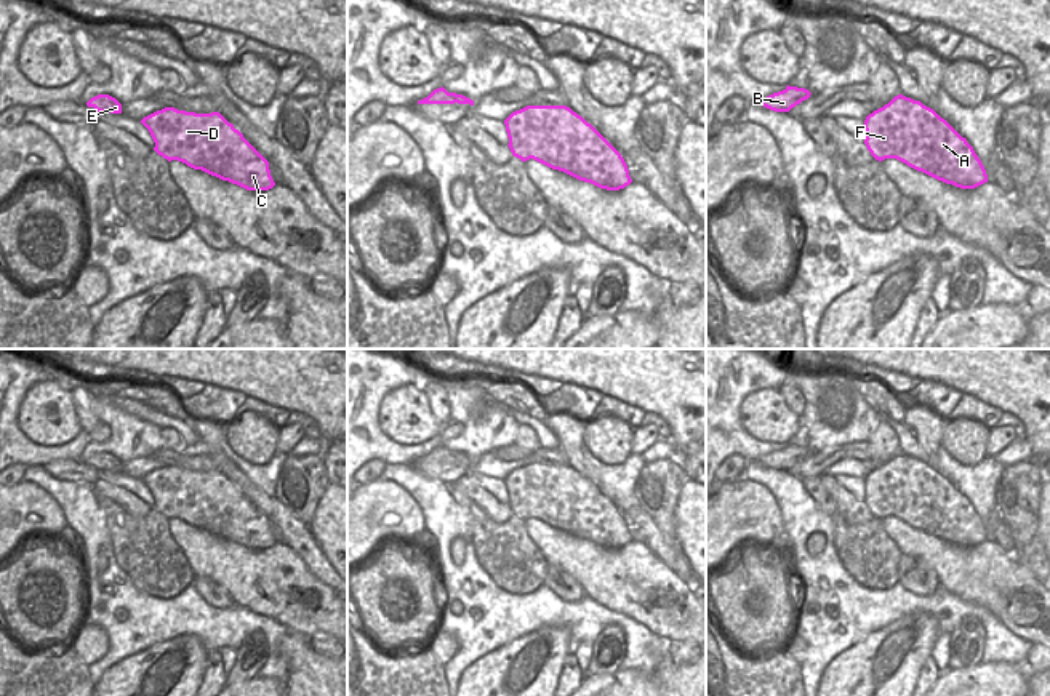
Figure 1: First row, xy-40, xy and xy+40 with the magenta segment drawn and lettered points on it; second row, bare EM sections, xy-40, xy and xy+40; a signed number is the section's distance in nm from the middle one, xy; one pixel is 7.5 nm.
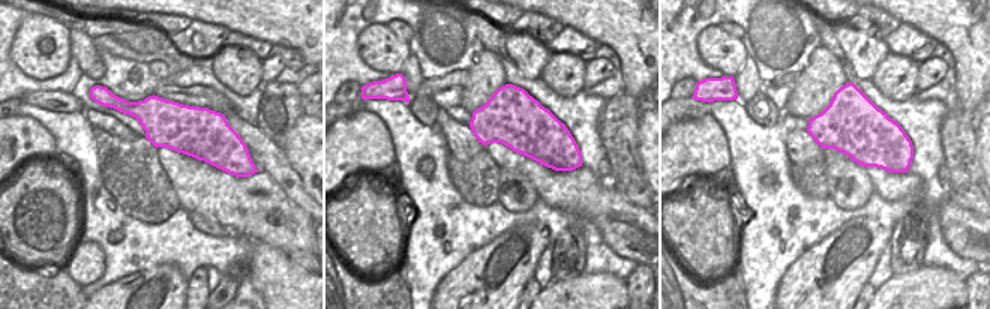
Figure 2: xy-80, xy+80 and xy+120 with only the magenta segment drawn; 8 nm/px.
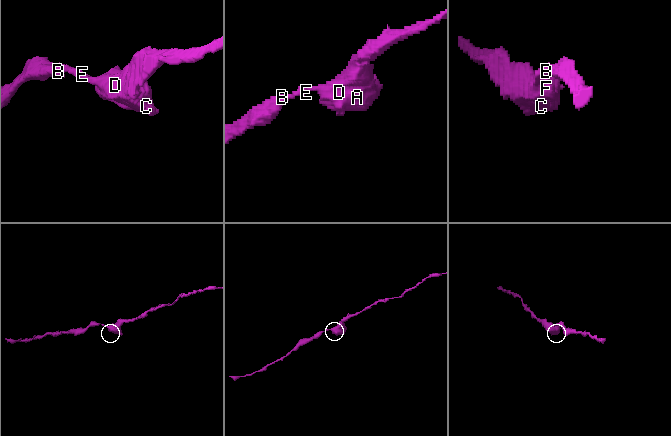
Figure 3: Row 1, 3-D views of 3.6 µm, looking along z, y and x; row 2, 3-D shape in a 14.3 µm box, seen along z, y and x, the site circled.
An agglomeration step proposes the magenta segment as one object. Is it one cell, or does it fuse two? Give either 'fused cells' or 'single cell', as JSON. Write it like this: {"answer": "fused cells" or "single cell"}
{"answer": "single cell"}

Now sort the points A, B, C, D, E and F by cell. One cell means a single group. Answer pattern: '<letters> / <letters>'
A B C D E F

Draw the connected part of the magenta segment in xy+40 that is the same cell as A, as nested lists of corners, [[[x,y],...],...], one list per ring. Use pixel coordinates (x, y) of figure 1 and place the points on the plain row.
[[[903,453],[869,472],[864,502],[882,520],[896,517],[960,547],[988,541],[973,506],[933,467]]]

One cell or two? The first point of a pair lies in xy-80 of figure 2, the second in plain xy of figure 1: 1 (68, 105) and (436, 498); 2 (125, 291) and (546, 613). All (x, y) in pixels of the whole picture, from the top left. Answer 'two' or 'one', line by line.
1: two
2: two

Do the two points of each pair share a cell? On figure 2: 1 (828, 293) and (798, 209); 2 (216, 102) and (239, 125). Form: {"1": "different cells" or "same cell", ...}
{"1": "different cells", "2": "different cells"}

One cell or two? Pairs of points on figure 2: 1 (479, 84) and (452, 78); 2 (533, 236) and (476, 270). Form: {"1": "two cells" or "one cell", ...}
{"1": "two cells", "2": "one cell"}

